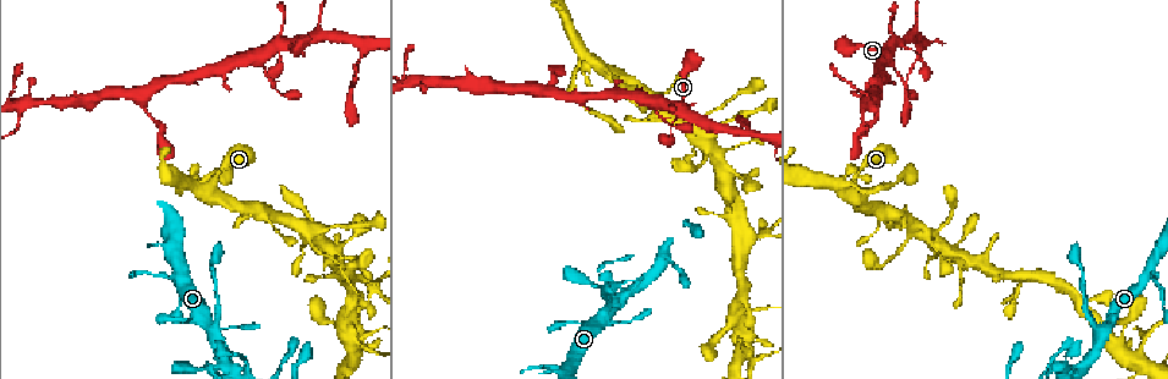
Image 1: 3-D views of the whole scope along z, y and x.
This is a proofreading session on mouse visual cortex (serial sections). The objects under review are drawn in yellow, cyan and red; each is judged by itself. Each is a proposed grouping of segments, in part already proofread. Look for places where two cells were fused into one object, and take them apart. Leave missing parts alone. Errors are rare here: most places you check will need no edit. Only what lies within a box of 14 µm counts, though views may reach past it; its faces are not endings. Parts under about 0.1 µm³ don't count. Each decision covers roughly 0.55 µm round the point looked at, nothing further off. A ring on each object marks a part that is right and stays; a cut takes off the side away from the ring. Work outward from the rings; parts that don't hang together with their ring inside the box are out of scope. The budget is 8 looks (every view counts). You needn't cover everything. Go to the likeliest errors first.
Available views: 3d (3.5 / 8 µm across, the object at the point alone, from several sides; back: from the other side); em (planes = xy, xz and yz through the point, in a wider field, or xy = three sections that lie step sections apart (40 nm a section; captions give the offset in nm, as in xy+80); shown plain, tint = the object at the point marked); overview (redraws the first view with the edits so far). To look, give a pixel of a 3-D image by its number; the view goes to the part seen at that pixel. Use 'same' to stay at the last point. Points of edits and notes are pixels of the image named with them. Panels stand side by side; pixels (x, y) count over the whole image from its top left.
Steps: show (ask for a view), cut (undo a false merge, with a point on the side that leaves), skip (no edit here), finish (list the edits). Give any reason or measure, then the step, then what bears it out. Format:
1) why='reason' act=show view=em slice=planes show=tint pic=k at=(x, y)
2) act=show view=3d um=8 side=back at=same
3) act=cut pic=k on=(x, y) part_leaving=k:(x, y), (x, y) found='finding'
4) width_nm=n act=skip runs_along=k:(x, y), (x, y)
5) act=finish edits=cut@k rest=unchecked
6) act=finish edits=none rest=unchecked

why='abrupt turn' act=show view=3d um=3.5 pic=1 at=(367, 284)

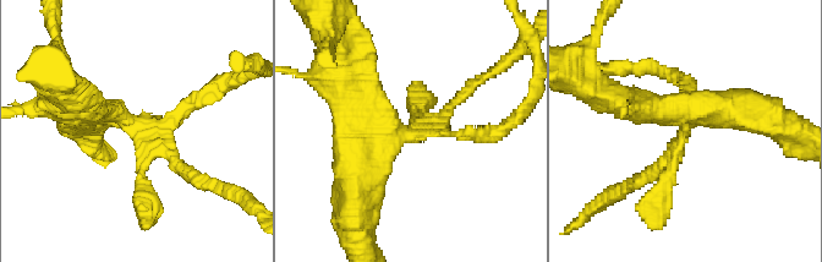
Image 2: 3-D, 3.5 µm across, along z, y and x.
act=skip runs_along=2:(71, 107), (147, 137), (142, 194) found='one cell here'

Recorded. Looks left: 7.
why='sharp bend' act=show view=em slice=planes show=tint pic=1 at=(606, 316)

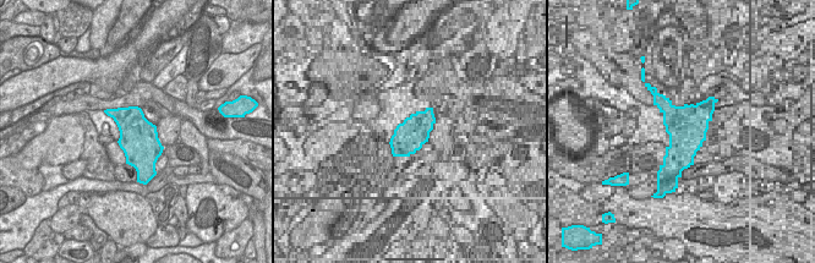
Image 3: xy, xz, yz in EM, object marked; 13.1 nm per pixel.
why='see where the arms go' act=show view=3d um=3.5 side=back at=same

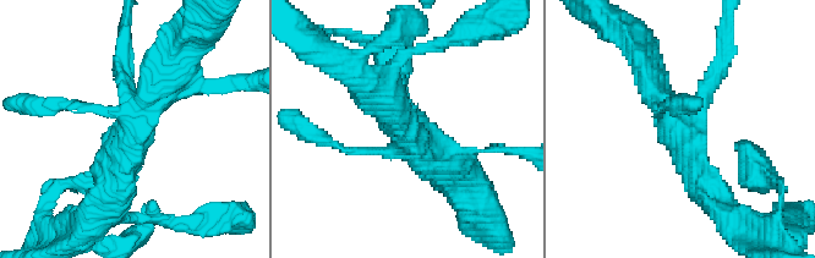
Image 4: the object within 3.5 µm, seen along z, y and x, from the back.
act=skip runs_along=4:(180, 66), (138, 119), (111, 195) found='continuous, no second cell'

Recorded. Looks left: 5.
why='abrupt turn' act=show view=3d um=3.5 pic=1 at=(846, 186)

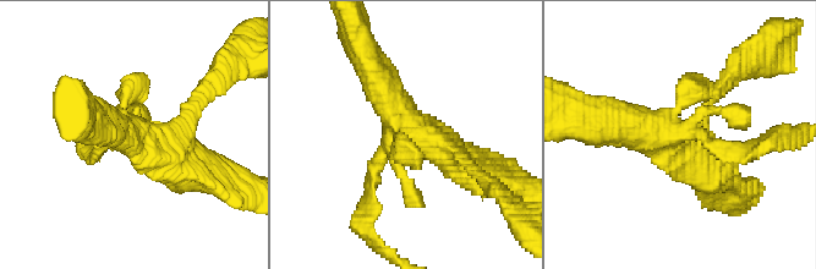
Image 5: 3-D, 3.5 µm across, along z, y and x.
act=show view=em slice=xy step=1 show=tint pic=5 at=(685, 133)

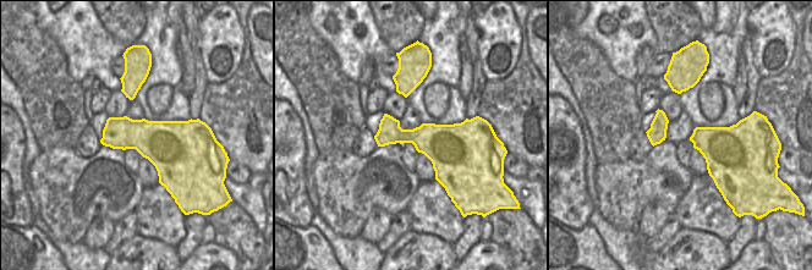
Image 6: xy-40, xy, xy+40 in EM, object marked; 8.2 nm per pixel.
width_nm=320 act=skip runs_along=5:(456, 155), (400, 131), (377, 159), (370, 209) found='continuous, no second cell'

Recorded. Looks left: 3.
why='arms part here' act=show view=3d um=3.5 pic=1 at=(17, 104)

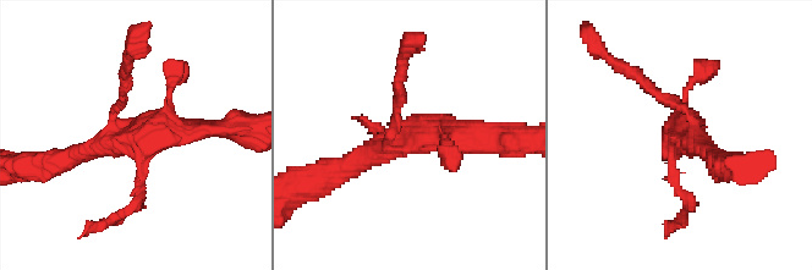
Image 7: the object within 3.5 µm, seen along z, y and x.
why='now the EM' act=show view=em slice=xy step=2 show=tint pic=7 at=(414, 136)

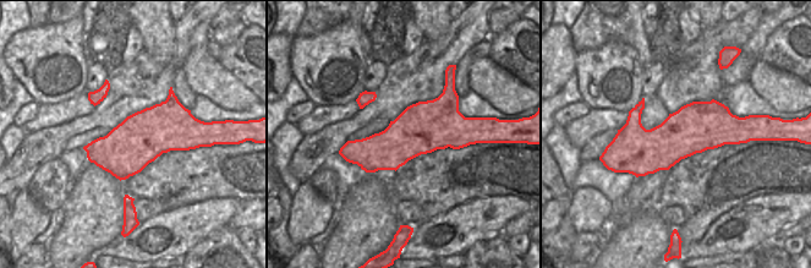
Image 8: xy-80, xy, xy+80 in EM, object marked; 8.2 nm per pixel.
act=skip runs_along=8:(741, 132), (615, 149) found='one cell here'

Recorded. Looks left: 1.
act=finish edits=none rest=unchecked

